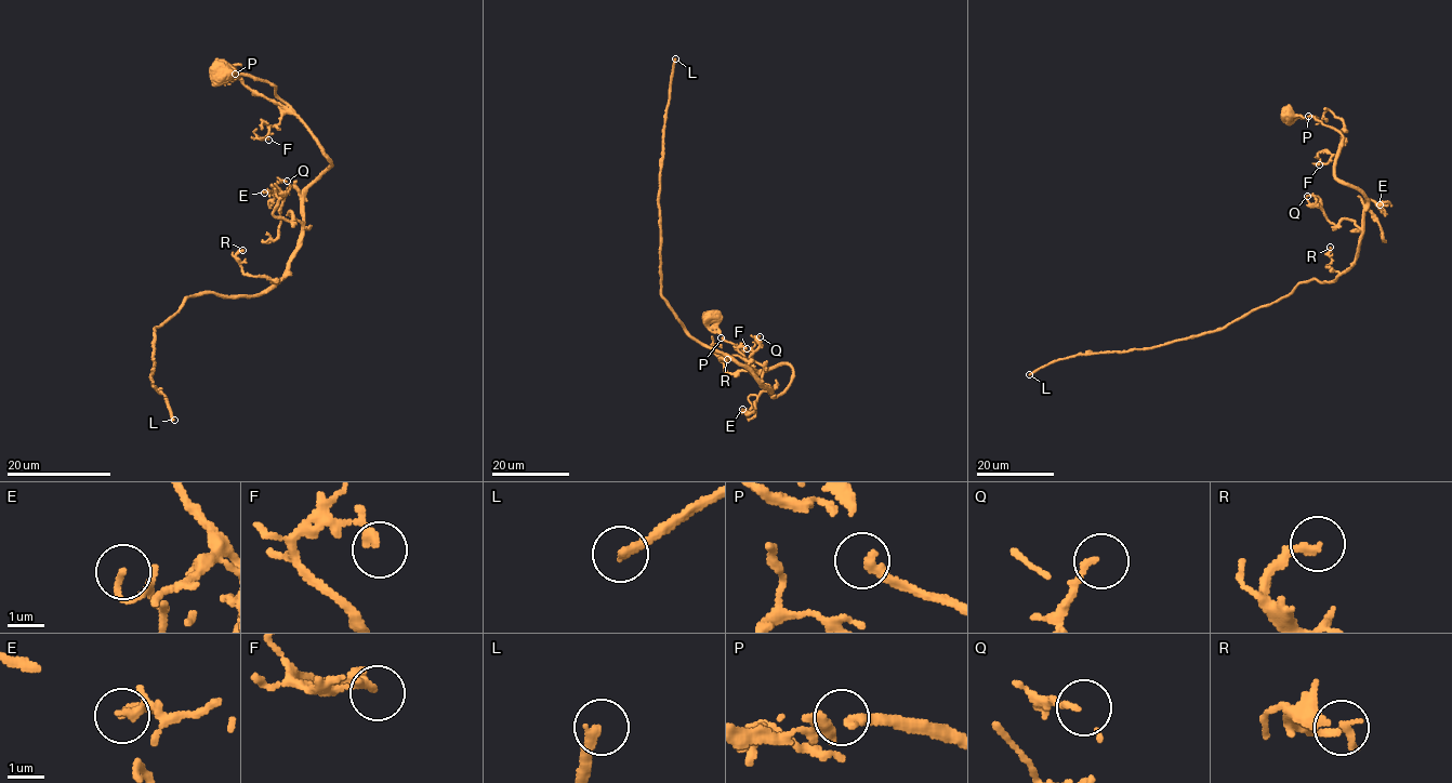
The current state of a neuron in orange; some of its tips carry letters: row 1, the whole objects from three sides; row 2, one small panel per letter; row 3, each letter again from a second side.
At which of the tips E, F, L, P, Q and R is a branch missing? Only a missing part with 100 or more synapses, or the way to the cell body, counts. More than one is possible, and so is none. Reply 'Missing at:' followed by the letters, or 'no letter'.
Missing at: L

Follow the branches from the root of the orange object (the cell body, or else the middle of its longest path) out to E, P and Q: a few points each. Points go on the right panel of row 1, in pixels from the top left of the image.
E: (1288, 114), (1338, 117), (1335, 176), (1365, 208), (1380, 204)
P: (1288, 114), (1307, 119), (1315, 116), (1320, 121), (1330, 110), (1344, 124), (1342, 136), (1308, 116)
Q: (1288, 114), (1341, 119), (1335, 176), (1365, 199), (1363, 225), (1336, 226), (1307, 196)

